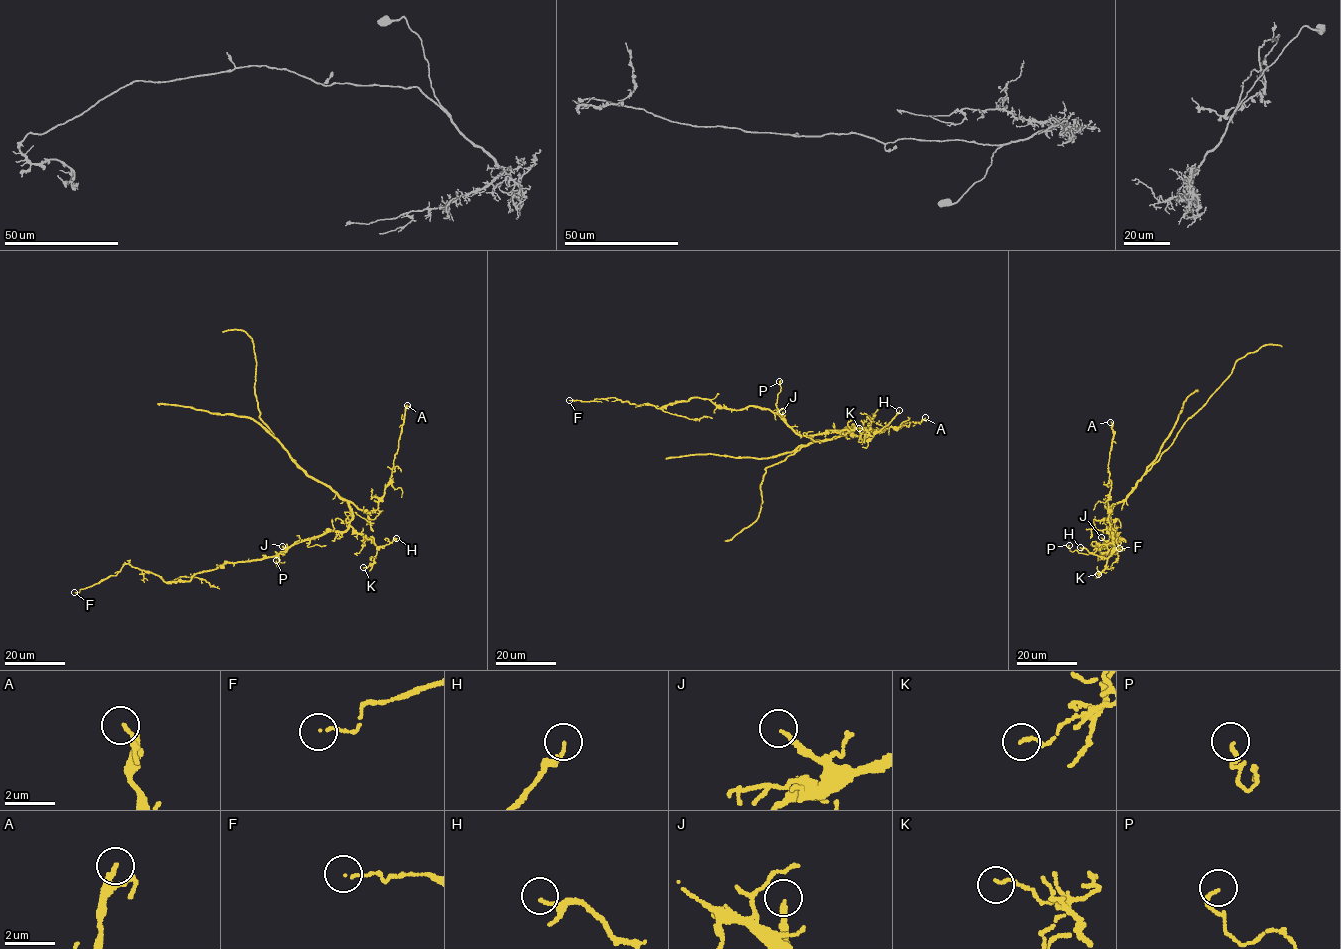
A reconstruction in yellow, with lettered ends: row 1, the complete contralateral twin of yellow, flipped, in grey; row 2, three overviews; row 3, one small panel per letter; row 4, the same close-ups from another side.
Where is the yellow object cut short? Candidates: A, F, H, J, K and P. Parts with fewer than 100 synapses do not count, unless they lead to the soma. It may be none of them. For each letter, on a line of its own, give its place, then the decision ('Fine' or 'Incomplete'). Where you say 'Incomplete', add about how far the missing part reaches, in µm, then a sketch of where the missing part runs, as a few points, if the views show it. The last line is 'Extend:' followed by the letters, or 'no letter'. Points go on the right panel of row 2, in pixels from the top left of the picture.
A: Place: (1110, 422). Fine
F: Place: (1119, 548). Fine
H: Place: (1080, 547). Fine
J: Place: (1101, 537). Fine
K: Place: (1098, 574). Fine
P: Place: (1069, 545). Fine
Extend: no letter

